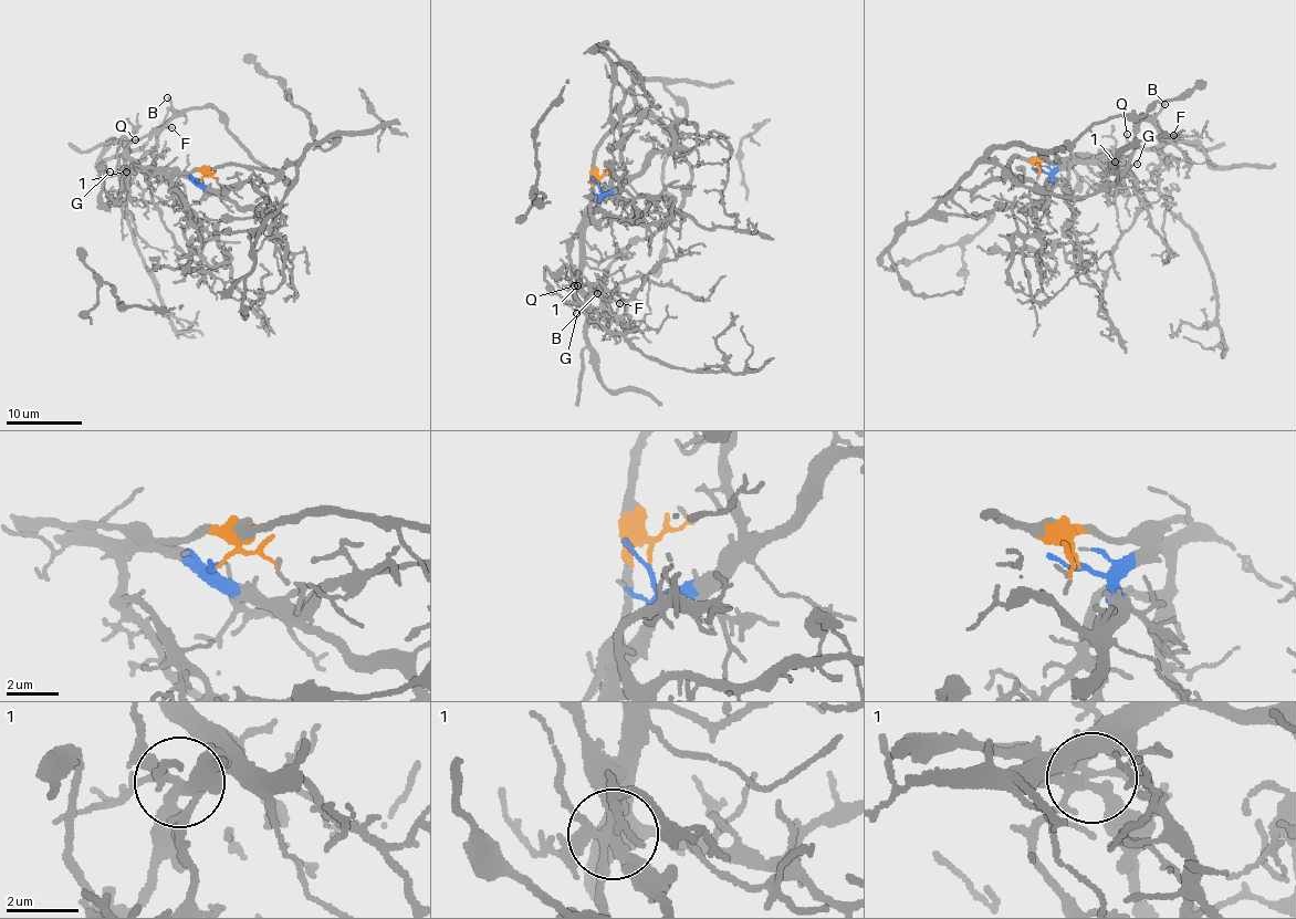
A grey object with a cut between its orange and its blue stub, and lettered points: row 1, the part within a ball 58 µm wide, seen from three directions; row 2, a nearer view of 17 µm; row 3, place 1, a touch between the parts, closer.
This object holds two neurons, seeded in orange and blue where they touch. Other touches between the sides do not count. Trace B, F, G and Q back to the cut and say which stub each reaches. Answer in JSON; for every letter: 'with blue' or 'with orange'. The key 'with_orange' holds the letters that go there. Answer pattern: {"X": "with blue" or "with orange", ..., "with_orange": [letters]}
{"B": "with orange", "F": "with blue", "G": "with blue", "Q": "with blue", "with_orange": ["B"]}

